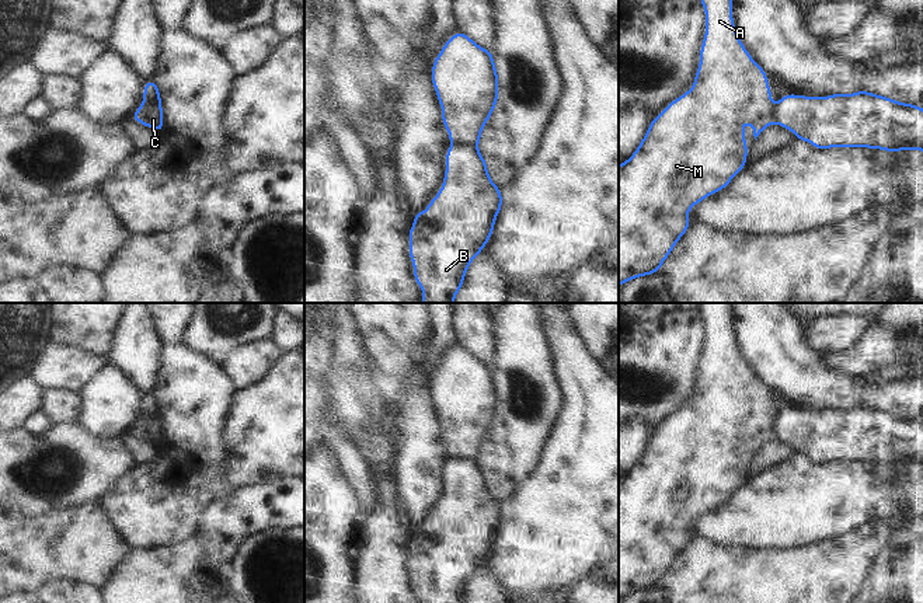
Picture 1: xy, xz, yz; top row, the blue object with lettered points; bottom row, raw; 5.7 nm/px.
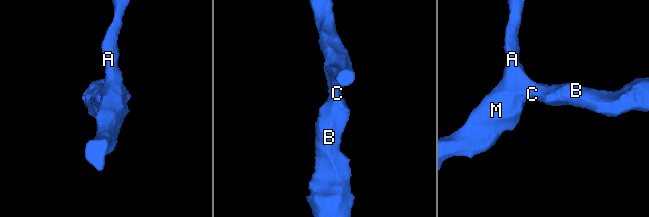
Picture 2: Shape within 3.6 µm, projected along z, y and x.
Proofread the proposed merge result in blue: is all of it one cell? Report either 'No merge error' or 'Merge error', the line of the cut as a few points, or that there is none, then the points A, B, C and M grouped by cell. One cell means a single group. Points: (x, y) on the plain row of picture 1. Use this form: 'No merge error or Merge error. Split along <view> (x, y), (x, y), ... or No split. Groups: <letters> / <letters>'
Merge error. Split along xz (452, 459), (476, 460). Groups: A M / B C.

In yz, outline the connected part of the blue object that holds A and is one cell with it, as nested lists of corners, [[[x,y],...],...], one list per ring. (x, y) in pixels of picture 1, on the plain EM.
[[[699,303],[697,309],[706,325],[706,348],[694,398],[652,433],[633,470],[619,480],[619,600],[659,586],[676,557],[690,543],[690,523],[727,502],[743,484],[749,468],[742,440],[750,438],[756,453],[769,439],[776,438],[767,388],[749,369],[734,339],[732,304]]]

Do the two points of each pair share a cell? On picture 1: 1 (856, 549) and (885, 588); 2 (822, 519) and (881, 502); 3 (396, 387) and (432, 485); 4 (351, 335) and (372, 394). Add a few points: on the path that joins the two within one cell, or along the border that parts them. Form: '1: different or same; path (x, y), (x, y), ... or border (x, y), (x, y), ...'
1: different; border (888, 539), (859, 588)
2: same; path (836, 505), (839, 502), (867, 502)
3: different; border (415, 370), (408, 390), (401, 397), (400, 434)
4: same; path (351, 349), (351, 359), (364, 380)

